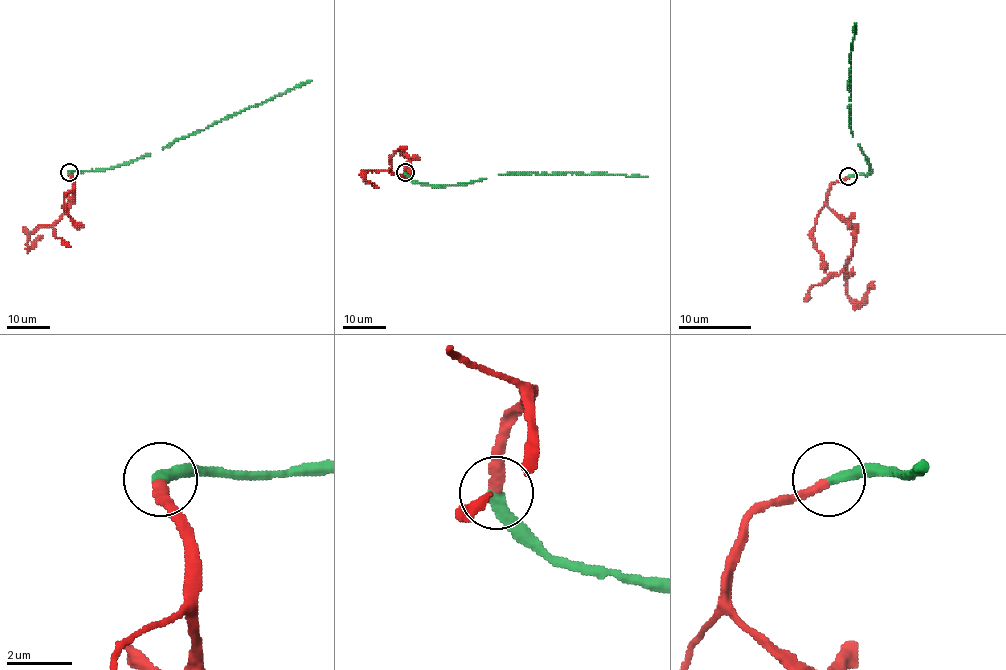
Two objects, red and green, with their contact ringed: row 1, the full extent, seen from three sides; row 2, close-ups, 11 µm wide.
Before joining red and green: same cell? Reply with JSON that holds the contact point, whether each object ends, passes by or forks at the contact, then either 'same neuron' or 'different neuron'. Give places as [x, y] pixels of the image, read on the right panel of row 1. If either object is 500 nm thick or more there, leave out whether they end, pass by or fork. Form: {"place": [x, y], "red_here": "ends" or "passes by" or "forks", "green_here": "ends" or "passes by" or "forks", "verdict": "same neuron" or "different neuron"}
{"place": [848, 176], "red_here": "ends", "green_here": "ends", "verdict": "same neuron"}

